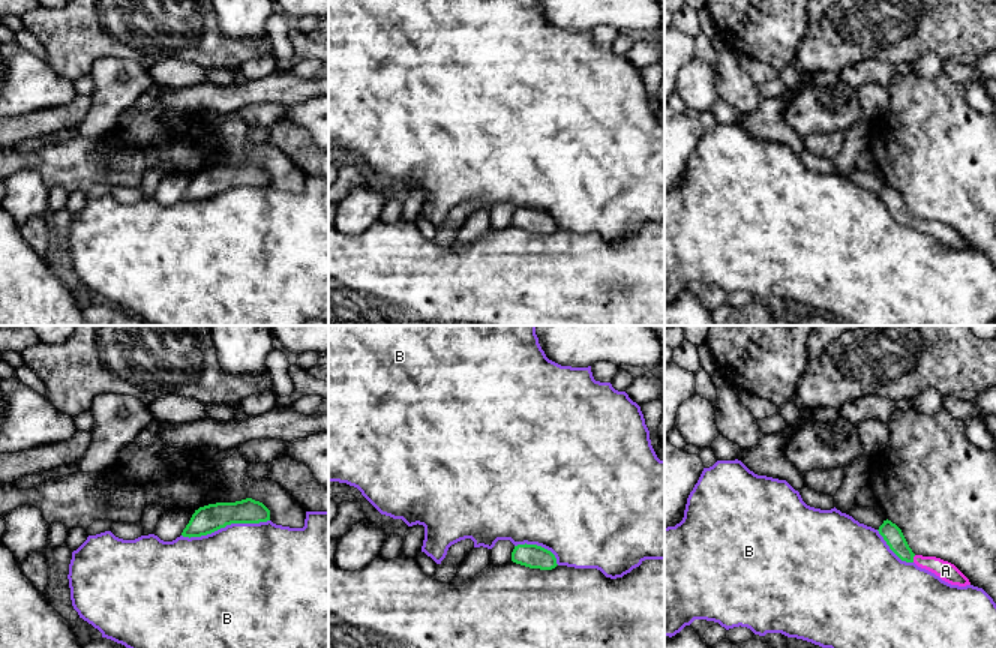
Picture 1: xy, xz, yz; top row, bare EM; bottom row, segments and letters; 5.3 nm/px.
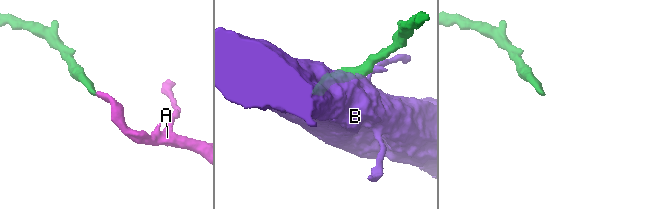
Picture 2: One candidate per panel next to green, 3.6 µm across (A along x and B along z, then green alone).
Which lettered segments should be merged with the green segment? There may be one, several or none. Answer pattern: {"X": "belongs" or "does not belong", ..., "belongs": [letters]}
{"A": "belongs", "B": "does not belong", "belongs": ["A"]}

